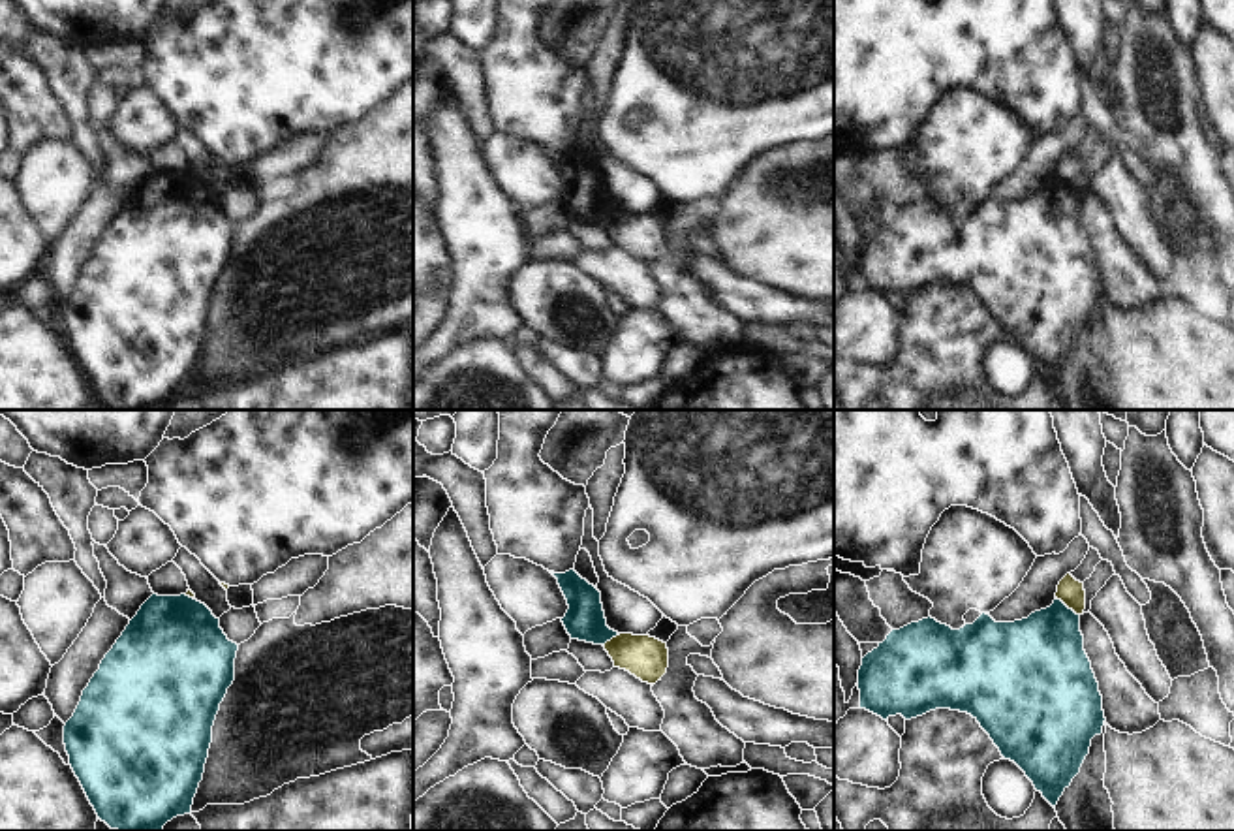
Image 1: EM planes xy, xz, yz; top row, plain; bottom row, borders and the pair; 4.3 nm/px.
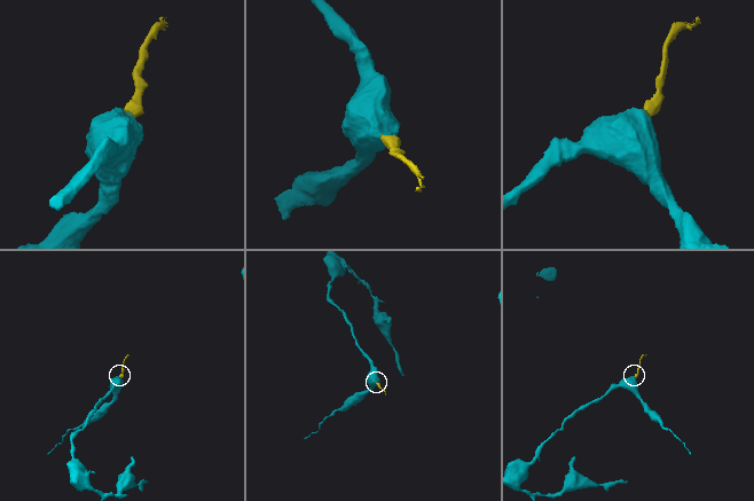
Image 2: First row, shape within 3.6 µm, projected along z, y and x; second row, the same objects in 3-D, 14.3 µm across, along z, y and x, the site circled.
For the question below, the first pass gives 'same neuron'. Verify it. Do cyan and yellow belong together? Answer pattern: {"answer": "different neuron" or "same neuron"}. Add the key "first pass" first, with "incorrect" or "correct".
{"first pass": "incorrect", "answer": "different neuron"}

